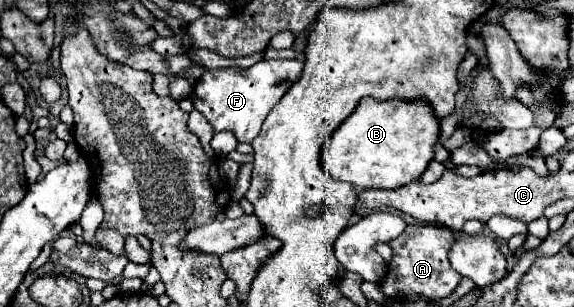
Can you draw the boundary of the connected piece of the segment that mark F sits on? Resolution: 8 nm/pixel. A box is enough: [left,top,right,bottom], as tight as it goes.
[191,59,303,143]

